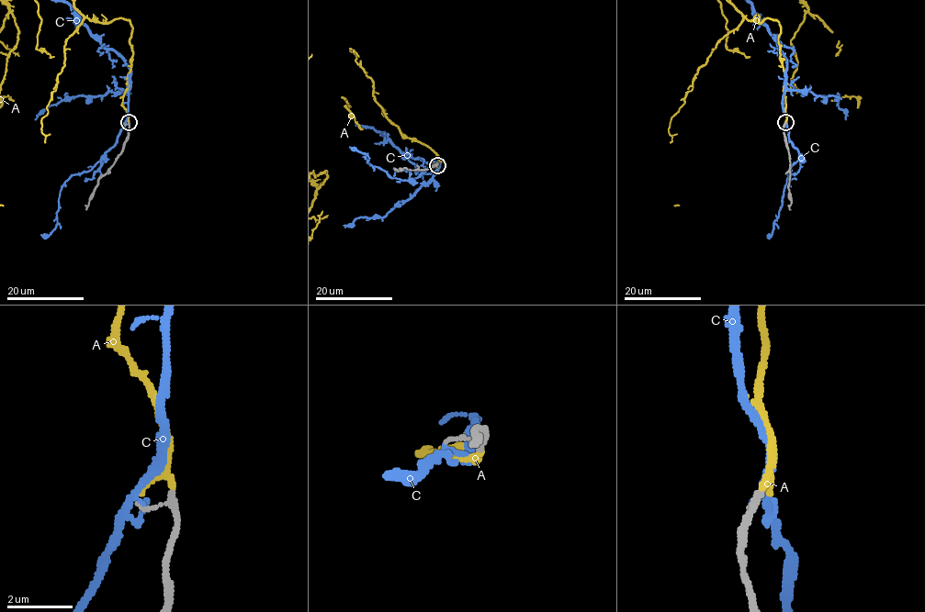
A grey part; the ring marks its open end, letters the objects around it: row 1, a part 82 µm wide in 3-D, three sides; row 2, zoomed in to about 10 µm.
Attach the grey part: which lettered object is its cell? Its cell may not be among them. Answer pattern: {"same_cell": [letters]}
{"same_cell": ["A"]}

